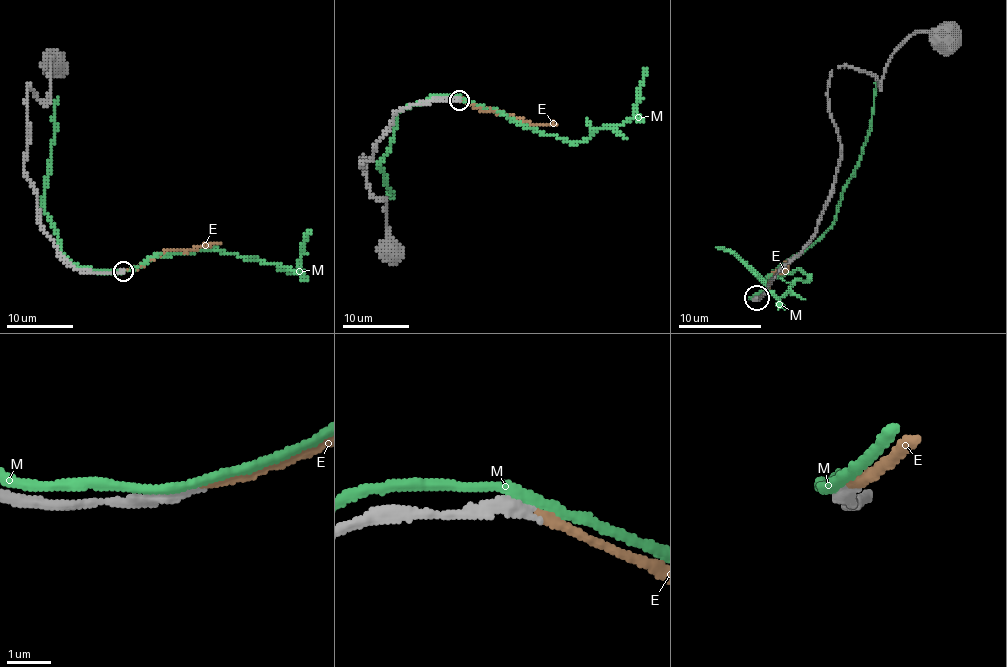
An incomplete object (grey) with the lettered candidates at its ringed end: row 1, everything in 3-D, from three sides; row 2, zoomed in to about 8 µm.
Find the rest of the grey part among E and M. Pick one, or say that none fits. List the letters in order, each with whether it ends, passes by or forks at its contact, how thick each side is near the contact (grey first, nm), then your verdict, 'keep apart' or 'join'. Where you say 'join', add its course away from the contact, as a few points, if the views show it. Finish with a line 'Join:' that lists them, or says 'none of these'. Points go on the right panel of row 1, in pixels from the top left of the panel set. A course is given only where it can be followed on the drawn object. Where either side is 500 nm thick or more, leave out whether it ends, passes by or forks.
E: it ends; calibres 240 and 180 nm; join; course (757, 297), (776, 272), (786, 267), (786, 261)
M: it passes by; calibres 320 and 200 nm; keep apart
Join: E

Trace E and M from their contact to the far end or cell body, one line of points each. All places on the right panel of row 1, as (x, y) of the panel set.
E: (757, 297), (776, 272), (786, 267), (786, 261)
M: (753, 299), (769, 276), (792, 269), (809, 276), (809, 280), (794, 282), (778, 299), (740, 261), (715, 247)

